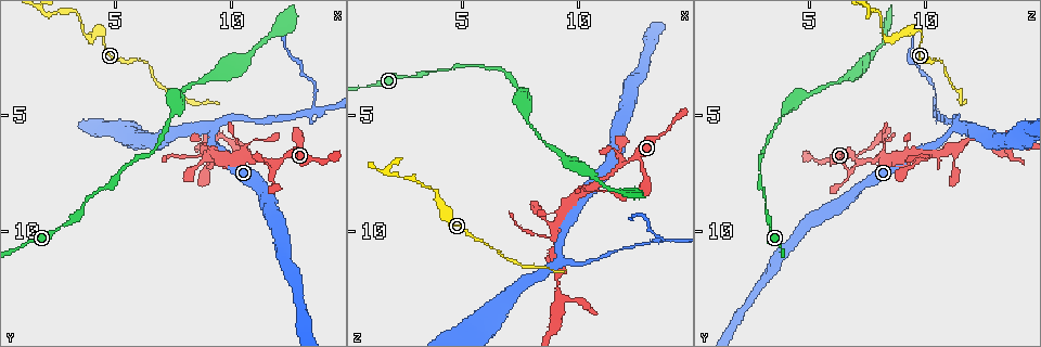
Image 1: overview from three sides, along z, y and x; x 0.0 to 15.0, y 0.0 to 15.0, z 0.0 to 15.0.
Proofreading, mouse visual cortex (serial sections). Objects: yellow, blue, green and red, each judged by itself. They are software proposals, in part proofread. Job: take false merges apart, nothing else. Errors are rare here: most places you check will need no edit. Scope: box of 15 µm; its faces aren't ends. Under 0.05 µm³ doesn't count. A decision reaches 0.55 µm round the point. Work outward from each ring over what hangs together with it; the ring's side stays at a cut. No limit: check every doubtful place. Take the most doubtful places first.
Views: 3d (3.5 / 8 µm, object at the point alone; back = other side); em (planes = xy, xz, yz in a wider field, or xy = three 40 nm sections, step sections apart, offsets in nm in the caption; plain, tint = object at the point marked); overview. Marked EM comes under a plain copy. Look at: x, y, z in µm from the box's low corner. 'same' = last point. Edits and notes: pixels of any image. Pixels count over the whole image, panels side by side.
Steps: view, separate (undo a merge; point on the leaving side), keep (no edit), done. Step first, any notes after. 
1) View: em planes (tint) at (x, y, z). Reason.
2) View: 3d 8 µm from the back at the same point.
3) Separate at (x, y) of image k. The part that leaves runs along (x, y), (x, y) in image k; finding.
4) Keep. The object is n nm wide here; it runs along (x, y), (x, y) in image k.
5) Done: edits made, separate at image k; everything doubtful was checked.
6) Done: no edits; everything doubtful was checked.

View: 3d 8 µm from the back at (13.2, 4.8, 10.4). Thin neck.

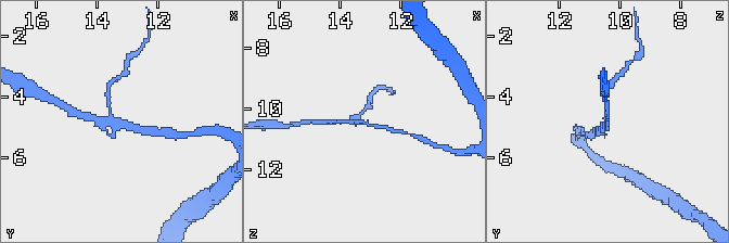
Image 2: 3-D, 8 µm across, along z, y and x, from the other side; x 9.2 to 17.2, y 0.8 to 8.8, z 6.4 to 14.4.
View: em xy step 1 (tint) at (13.3, 4.8, 10.4).

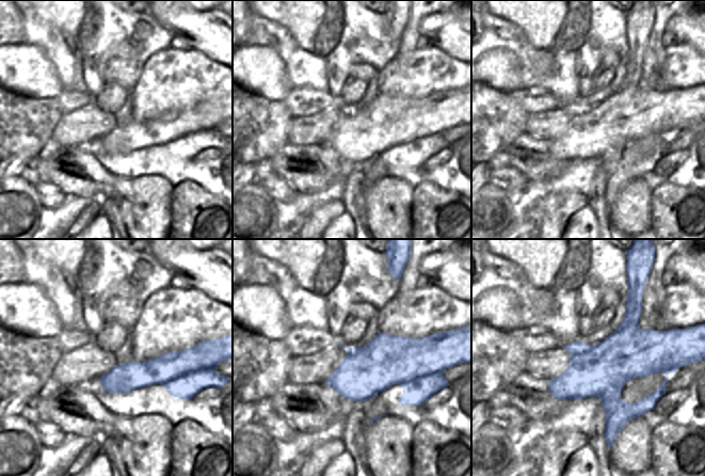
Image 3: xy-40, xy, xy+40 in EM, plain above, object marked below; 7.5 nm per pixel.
Keep. The object is 380 nm wide here; it runs along (183, 353), (167, 369), (102, 380) in image 3; one cell here.

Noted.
View: 3d 3.5 µm from the back at (13.7, 3.9, 10.5). Narrows sharply.

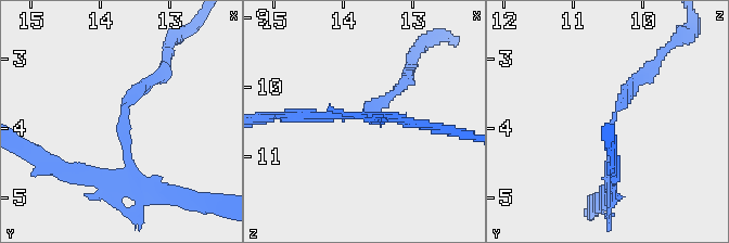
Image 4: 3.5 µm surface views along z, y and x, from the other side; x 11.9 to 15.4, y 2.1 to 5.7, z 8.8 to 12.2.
View: em xy step 5 (tint) at (13.65, 3.90, 10.40). The arms are 150, 150 nm wide; now the EM.

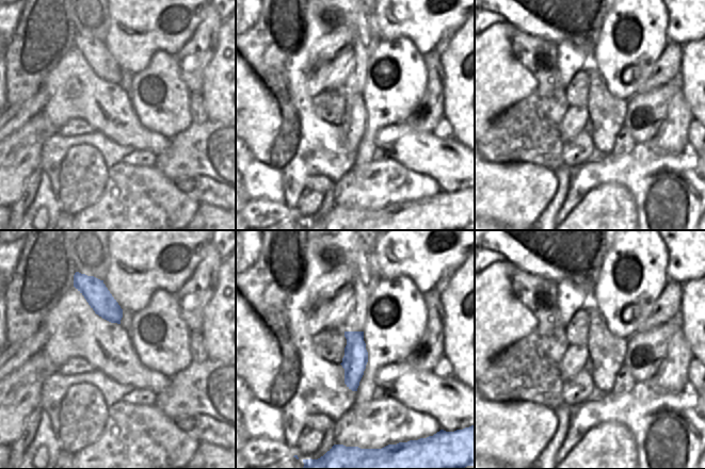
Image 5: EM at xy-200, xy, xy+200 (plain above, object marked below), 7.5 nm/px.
Keep. It runs along (610, 186), (610, 125), (649, 68) in image 4; one cell here.

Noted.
View: 3d 3.5 µm at (3.7, 1.5, 8.2). Thick turns thin.

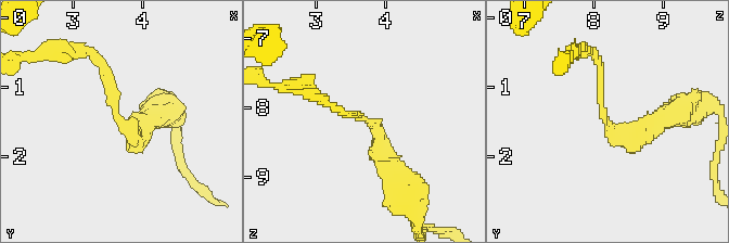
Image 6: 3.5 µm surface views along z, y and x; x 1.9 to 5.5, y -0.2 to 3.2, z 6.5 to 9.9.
View: em xy step 2 (tint) at (3.70, 1.50, 8.15). The arms are 150, 300 nm wide; now the EM.

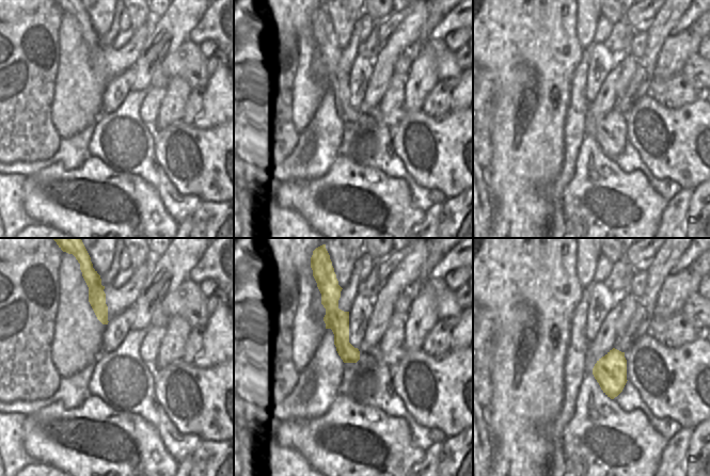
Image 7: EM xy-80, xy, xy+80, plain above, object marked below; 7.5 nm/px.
Keep. The object is 140 nm wide here; it runs along (335, 289), (334, 318), (353, 360) in image 7; all the same cell.

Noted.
Done: no edits; everything doubtful was checked.

